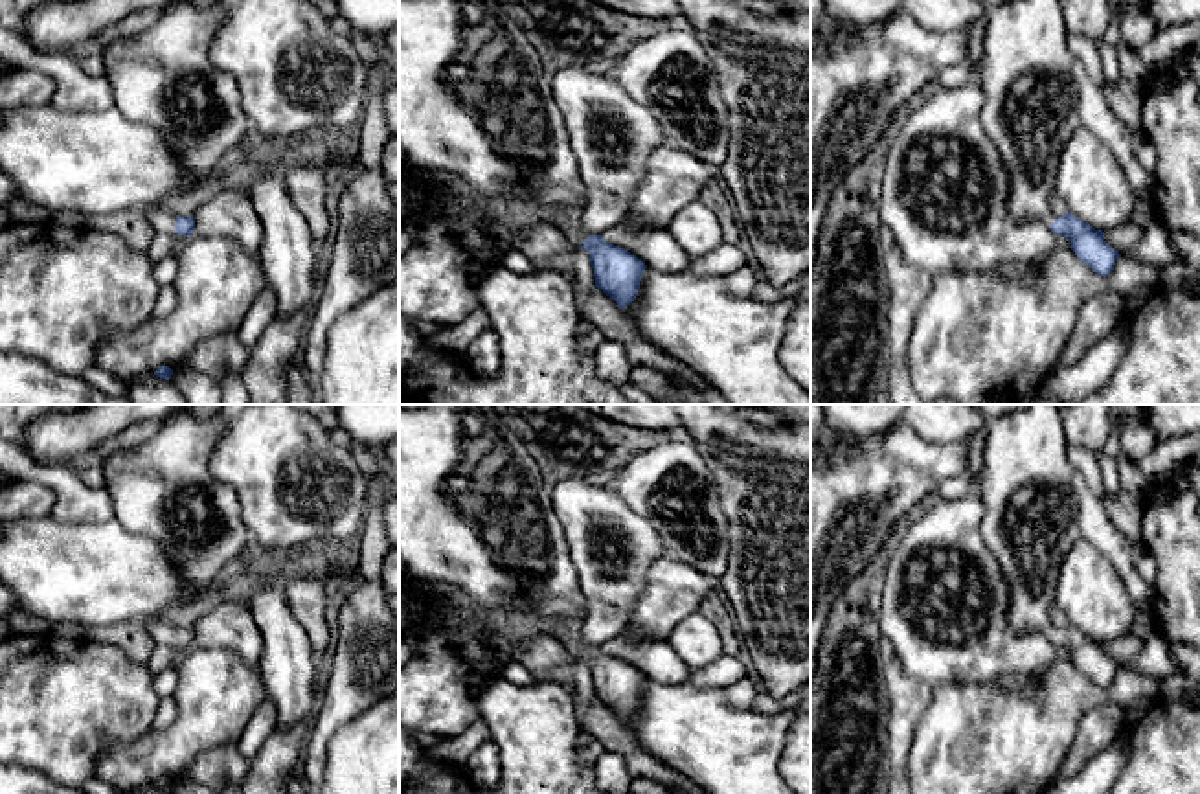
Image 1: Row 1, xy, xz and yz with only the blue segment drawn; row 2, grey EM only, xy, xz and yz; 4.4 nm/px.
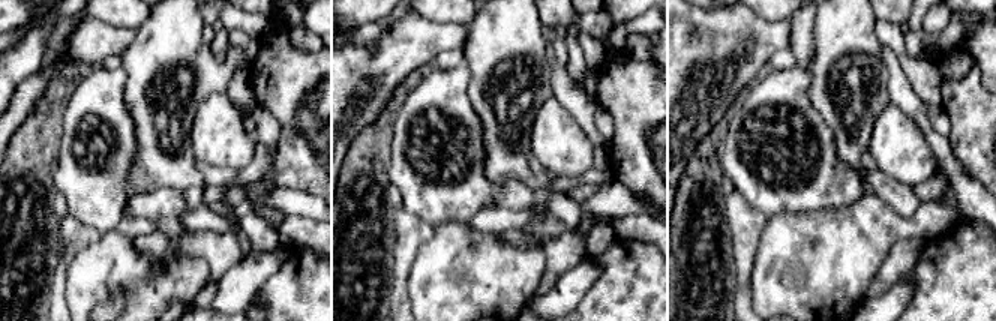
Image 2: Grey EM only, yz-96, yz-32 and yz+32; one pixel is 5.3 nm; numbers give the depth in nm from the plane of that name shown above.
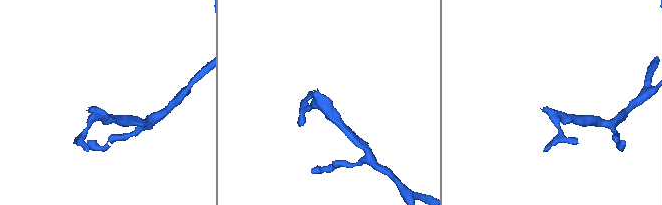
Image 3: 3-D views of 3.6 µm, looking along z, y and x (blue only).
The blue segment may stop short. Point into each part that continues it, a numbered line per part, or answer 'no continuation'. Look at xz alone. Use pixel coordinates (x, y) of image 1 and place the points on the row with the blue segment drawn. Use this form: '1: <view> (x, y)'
1: xz (475, 98)

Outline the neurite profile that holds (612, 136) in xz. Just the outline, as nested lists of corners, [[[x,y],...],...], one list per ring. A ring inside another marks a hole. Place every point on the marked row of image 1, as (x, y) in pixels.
[[[583,66],[562,68],[551,74],[551,88],[586,187],[586,204],[575,237],[603,235],[627,217],[652,153],[669,142],[652,112],[608,74],[590,74]]]

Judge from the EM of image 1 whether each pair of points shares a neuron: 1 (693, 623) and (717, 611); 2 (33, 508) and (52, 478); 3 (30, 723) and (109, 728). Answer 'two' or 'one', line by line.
1: two
2: two
3: one

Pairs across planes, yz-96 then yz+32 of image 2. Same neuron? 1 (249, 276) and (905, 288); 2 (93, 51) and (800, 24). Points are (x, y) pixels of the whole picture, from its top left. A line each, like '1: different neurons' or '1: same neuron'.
1: same neuron
2: different neurons

